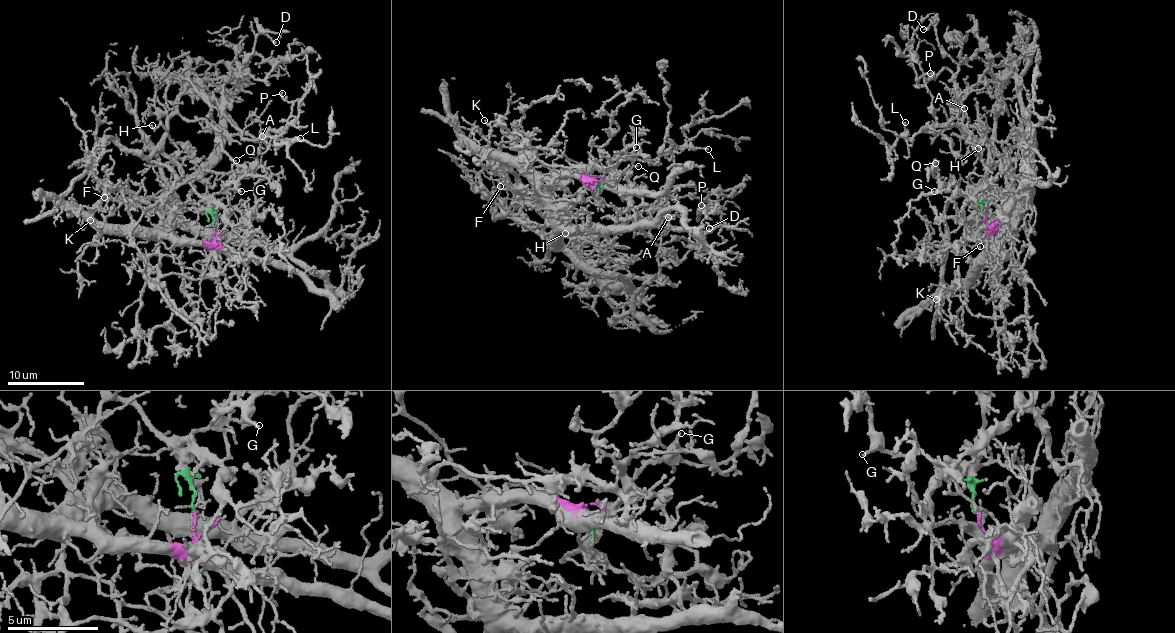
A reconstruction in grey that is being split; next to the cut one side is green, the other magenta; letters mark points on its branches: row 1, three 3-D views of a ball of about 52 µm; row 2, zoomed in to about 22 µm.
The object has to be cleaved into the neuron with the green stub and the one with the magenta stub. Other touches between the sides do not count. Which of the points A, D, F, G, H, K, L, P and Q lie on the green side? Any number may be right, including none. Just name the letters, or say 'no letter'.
A, D, G, H, L, P, Q

